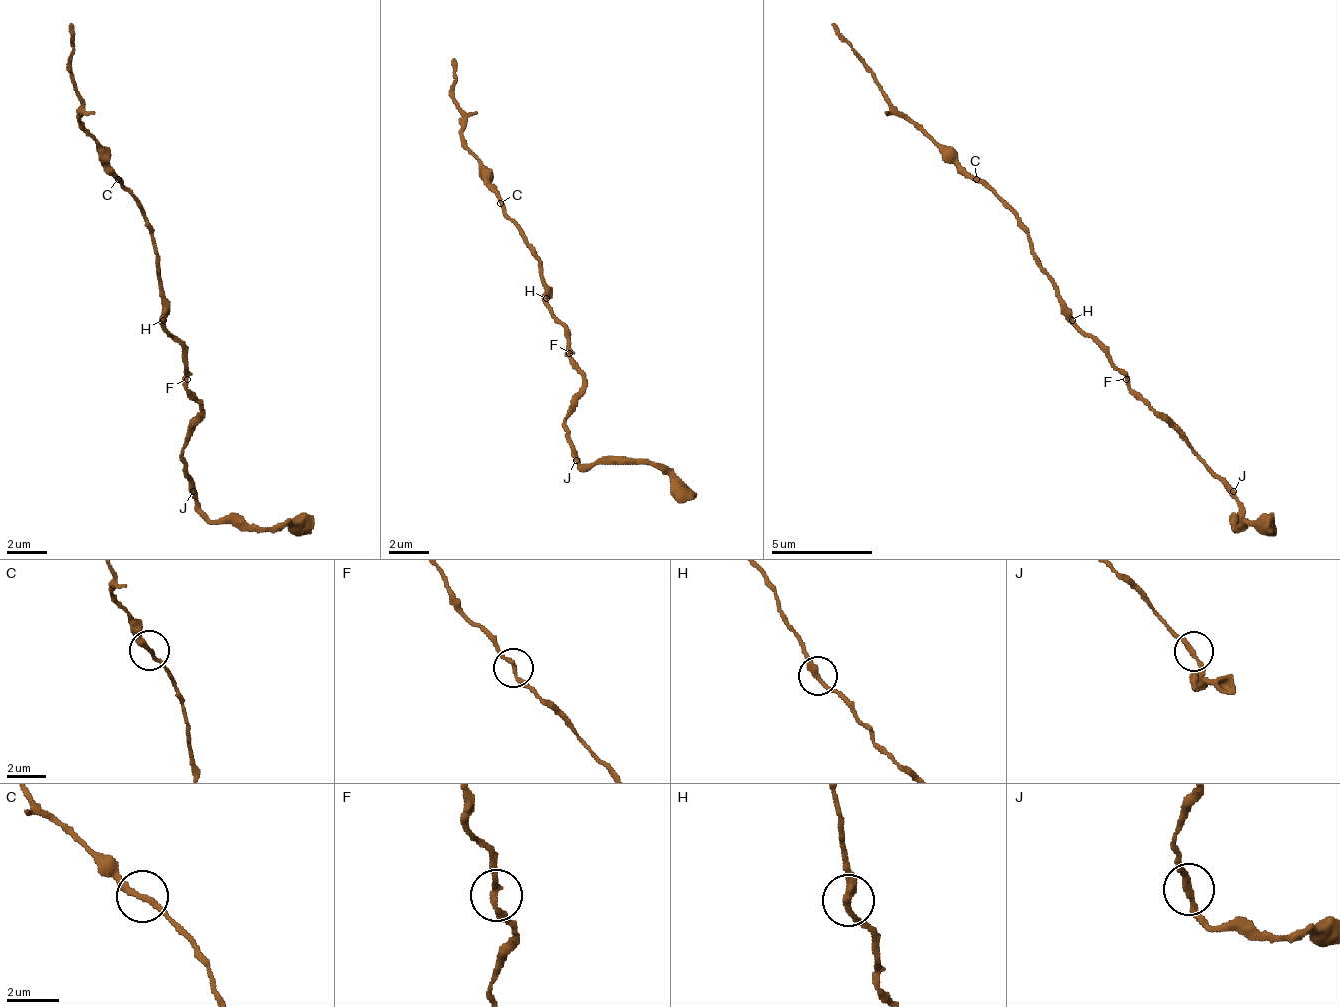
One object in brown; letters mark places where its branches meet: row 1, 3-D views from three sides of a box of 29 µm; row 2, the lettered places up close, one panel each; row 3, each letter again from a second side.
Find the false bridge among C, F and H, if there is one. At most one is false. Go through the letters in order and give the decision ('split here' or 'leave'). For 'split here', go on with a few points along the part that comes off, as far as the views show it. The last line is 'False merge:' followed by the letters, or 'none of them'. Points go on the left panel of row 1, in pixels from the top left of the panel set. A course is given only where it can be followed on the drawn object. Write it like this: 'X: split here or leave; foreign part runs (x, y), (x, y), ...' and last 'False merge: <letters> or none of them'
C: leave
F: leave
H: leave
False merge: none of them

